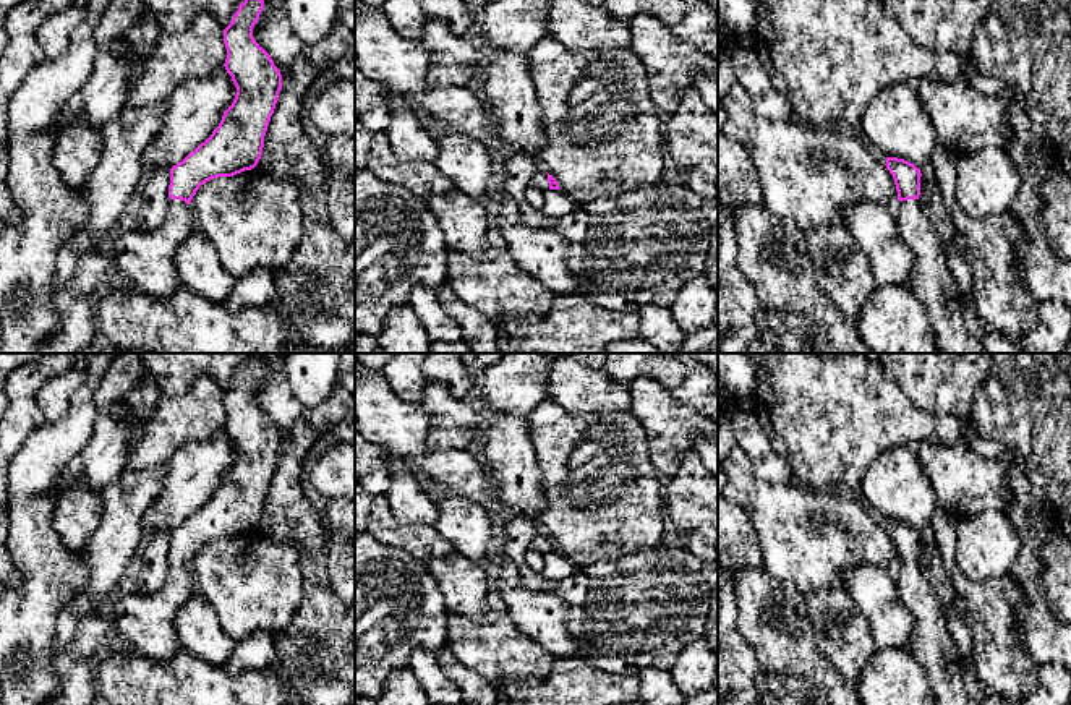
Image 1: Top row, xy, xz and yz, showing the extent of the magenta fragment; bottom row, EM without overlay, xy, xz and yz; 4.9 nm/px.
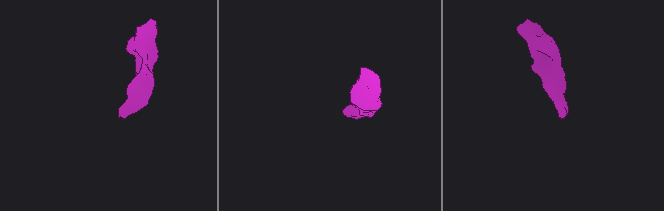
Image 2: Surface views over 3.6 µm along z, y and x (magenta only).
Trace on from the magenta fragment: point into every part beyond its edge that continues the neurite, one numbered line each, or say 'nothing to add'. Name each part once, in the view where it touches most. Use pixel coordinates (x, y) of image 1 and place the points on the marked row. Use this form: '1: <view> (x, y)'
1: yz (930, 282)

